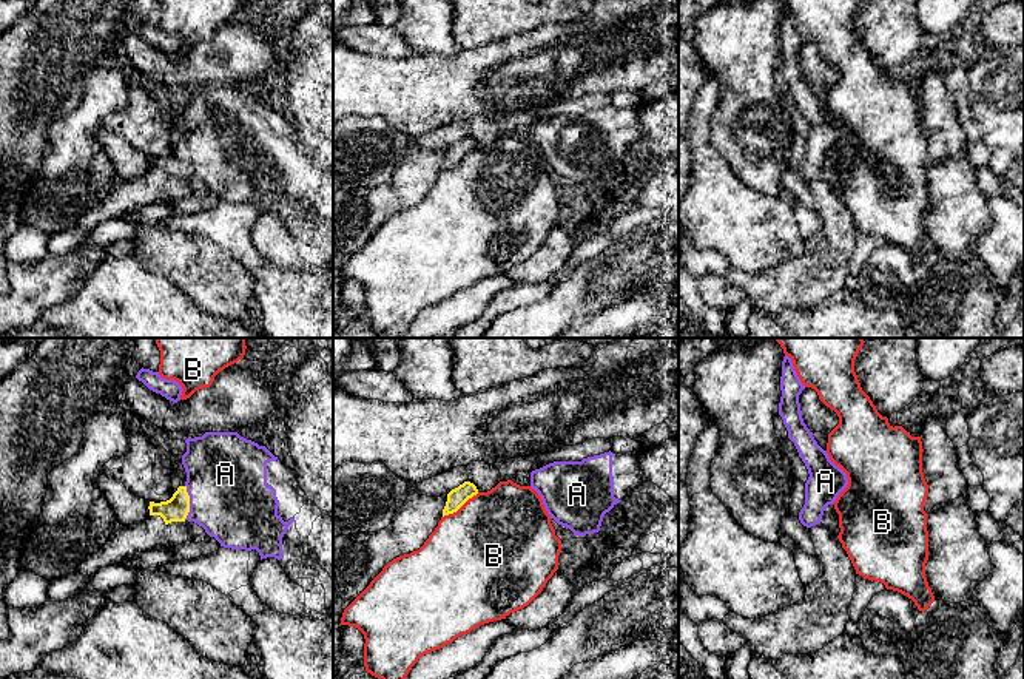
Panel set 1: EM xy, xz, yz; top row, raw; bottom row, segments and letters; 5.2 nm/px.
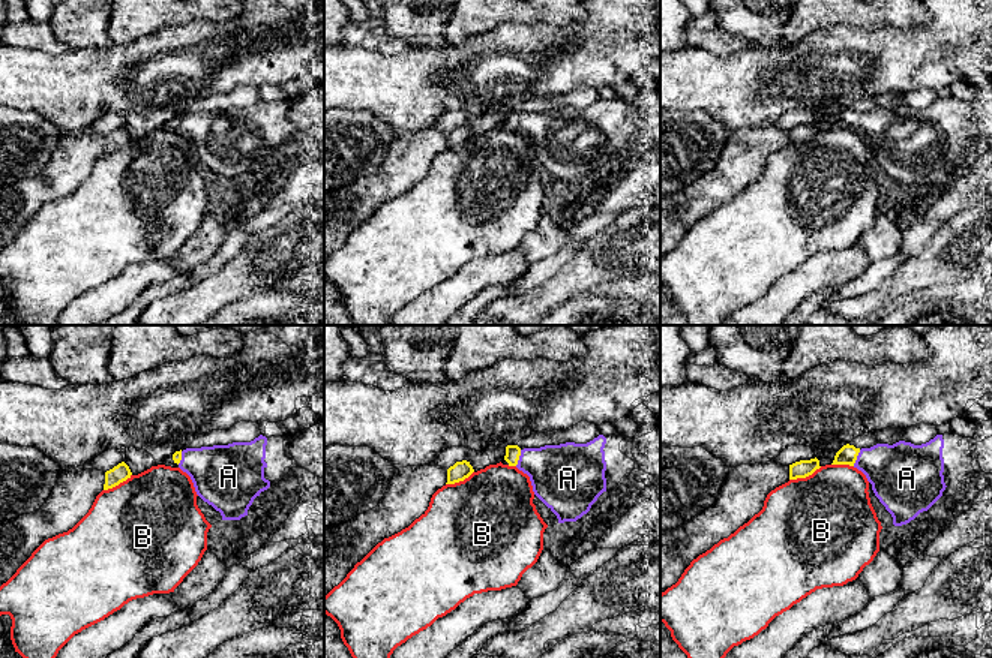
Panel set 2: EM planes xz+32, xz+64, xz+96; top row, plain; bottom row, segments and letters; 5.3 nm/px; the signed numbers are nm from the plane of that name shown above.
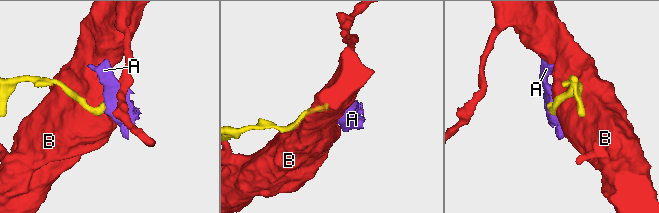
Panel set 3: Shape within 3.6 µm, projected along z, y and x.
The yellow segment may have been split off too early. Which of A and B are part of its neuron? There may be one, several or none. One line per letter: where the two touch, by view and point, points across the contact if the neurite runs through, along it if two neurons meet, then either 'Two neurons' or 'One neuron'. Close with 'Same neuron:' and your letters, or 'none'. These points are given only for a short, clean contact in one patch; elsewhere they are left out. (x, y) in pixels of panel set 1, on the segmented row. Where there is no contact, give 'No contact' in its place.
A: Touches yellow at xy (188, 502). Path across: xy (175, 510), (188, 502), (198, 502), (225, 474). One neuron
B: Touches yellow at xz (460, 506). Two neurons
Same neuron: A

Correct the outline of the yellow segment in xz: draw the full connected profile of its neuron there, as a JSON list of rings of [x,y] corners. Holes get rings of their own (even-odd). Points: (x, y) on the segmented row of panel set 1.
[[[464,481],[458,488],[452,489],[447,494],[447,502],[443,509],[443,517],[456,512],[469,498],[478,494],[478,489],[473,483]]]

